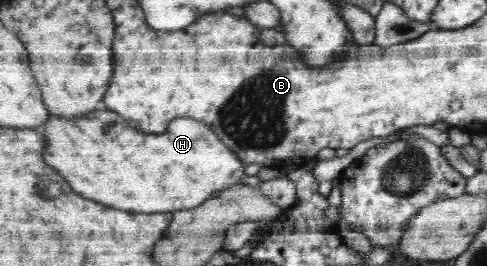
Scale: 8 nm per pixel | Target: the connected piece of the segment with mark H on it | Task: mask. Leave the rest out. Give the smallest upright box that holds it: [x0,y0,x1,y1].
[39,106,245,213]

